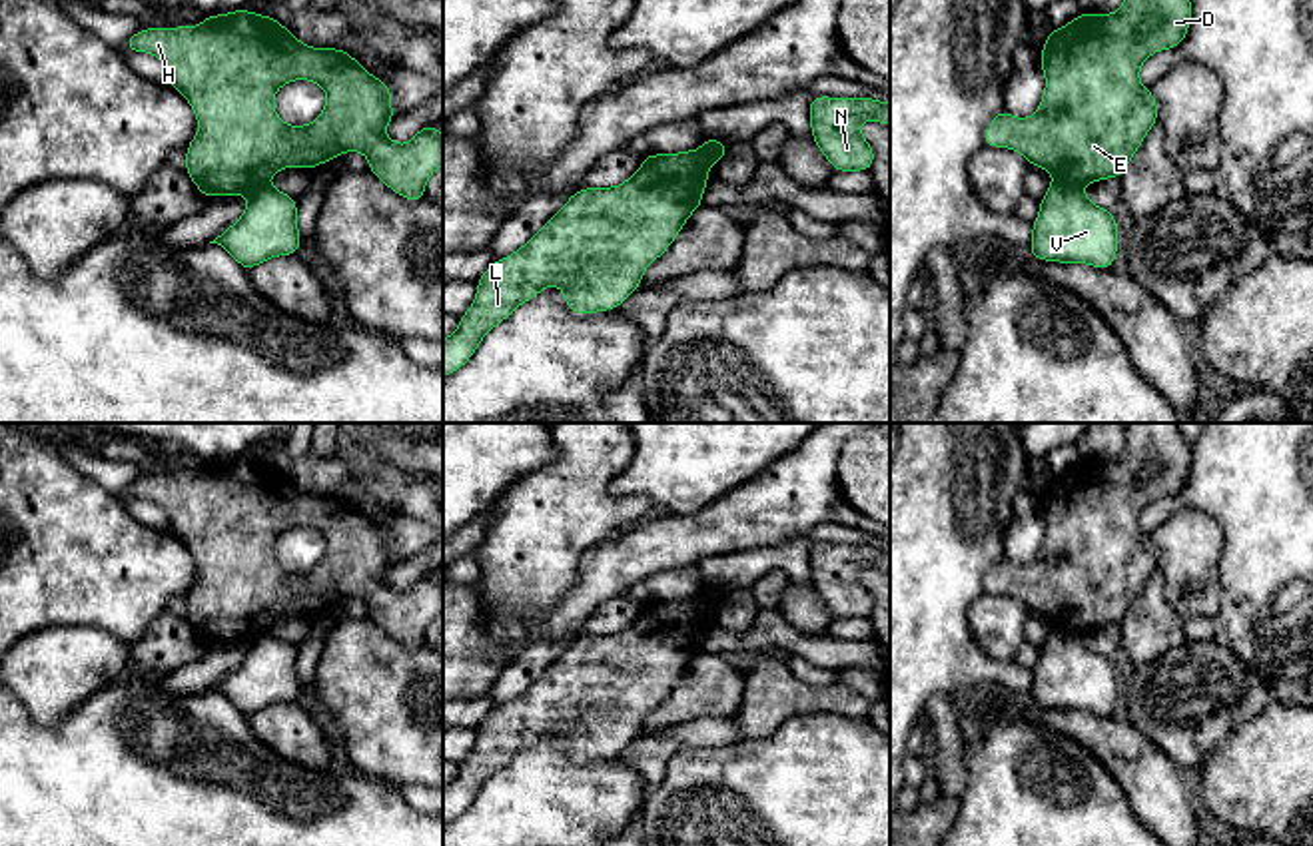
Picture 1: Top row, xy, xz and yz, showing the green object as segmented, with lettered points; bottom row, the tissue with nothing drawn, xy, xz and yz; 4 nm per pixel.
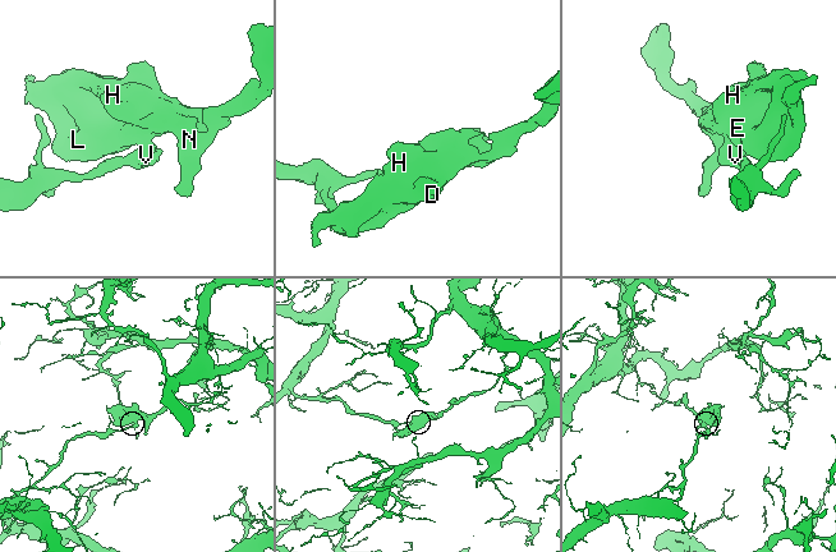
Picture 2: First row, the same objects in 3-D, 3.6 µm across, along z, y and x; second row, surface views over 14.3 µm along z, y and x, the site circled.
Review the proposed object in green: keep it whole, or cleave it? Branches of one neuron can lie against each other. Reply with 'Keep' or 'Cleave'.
Cleave

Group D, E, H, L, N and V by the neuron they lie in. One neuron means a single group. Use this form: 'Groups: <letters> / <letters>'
Groups: D E H L N / V

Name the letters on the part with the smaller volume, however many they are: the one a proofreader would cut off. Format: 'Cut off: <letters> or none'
Cut off: D, E, H, L, N

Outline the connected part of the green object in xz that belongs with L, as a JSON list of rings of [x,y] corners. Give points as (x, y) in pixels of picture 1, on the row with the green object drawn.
[[[696,150],[651,154],[619,186],[577,190],[527,243],[495,259],[477,279],[477,295],[459,317],[457,331],[443,337],[443,377],[461,369],[493,327],[545,287],[561,287],[563,303],[577,315],[617,309],[639,289],[645,269],[670,247],[692,212],[702,206],[702,192],[710,182],[702,170]]]

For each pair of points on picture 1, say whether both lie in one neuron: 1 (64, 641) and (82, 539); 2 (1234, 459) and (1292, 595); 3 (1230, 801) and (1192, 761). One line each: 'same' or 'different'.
1: different
2: same
3: different

